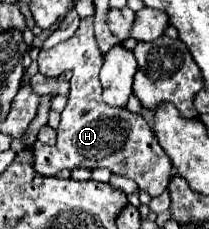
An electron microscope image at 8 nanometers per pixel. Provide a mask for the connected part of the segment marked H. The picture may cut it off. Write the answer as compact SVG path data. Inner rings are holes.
M93 17L81 19L77 33L65 43L59 43L51 49L41 49L37 63L39 72L46 77L59 77L66 71L73 71L73 77L69 81L71 89L67 105L61 113L55 147L33 147L35 171L53 177L61 169L71 171L75 167L107 167L117 175L125 175L137 181L139 189L147 191L151 197L161 195L173 177L171 159L155 141L155 135L143 115L129 113L125 107L113 107L103 101L103 89L99 83L103 53L99 51L93 35Z

